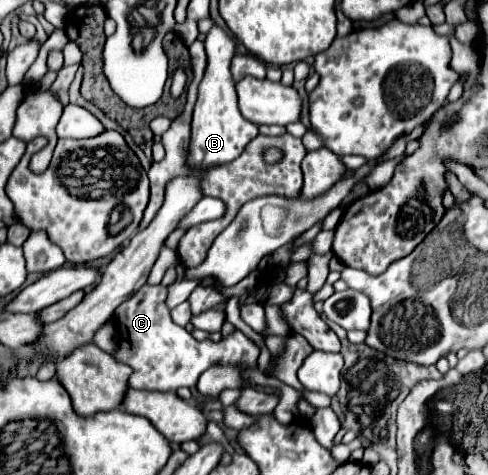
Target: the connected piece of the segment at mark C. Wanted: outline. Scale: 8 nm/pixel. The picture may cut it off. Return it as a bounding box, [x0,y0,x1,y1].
[113,285,269,391]

